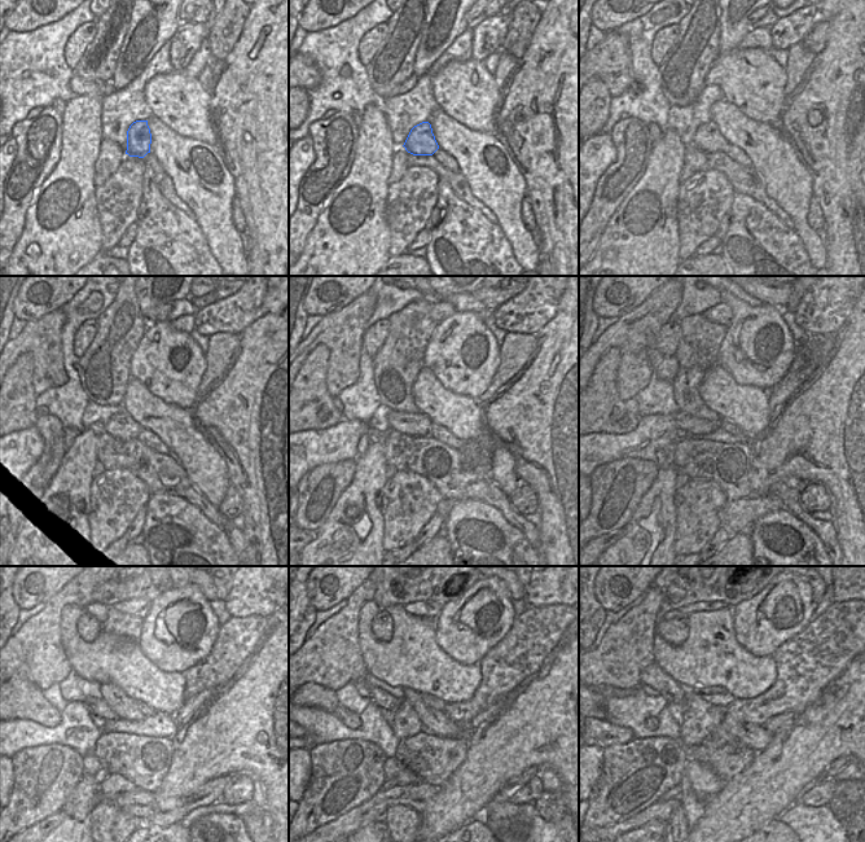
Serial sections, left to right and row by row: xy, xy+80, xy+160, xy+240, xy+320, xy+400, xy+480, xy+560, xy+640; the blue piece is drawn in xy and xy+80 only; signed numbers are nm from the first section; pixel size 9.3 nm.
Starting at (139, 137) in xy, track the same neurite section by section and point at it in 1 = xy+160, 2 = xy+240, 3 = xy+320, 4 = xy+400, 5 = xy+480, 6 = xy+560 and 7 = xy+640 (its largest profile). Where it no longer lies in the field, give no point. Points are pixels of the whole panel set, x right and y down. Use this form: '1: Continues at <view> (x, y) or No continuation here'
1: Continues at xy+160 (707, 137)
2: Continues at xy+240 (121, 425)
3: Continues at xy+320 (415, 424)
4: Continues at xy+400 (693, 425)
5: Continues at xy+480 (97, 706)
6: Continues at xy+560 (382, 698)
7: Continues at xy+640 (653, 675)

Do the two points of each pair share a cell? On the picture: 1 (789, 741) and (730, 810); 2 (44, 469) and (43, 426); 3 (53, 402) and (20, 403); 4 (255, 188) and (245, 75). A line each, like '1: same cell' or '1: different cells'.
1: same cell
2: same cell
3: different cells
4: same cell

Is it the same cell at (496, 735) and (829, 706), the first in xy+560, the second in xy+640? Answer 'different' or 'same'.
same

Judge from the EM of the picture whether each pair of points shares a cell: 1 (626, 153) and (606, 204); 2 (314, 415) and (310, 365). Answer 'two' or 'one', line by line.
1: one
2: one

